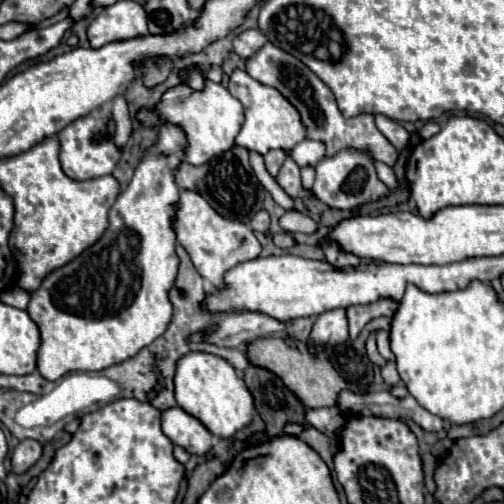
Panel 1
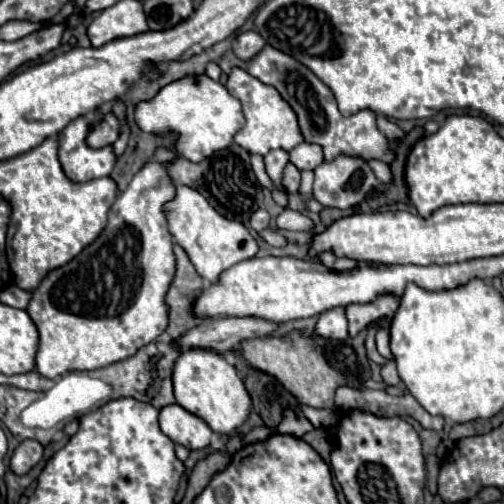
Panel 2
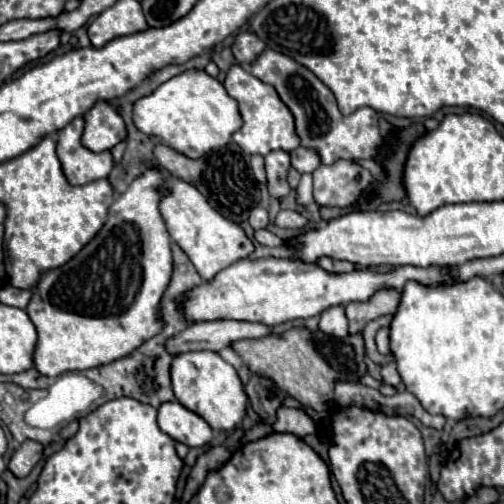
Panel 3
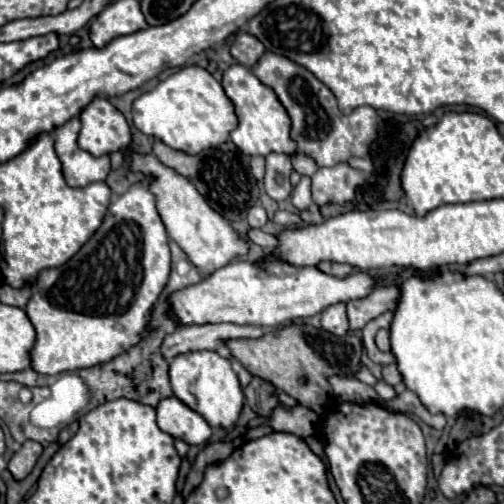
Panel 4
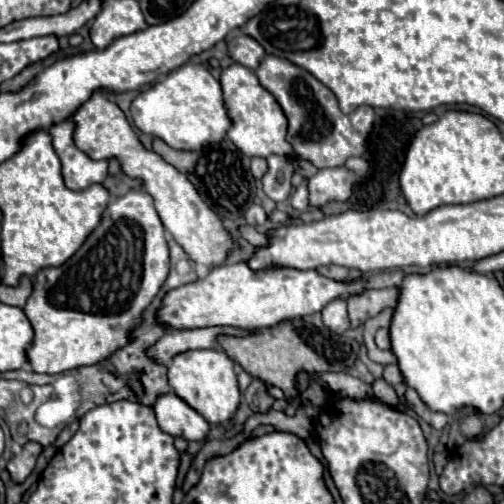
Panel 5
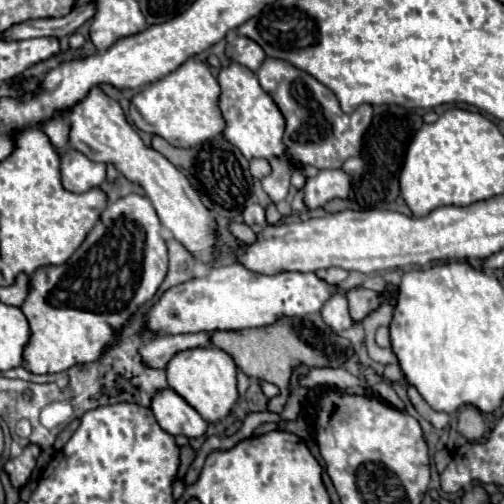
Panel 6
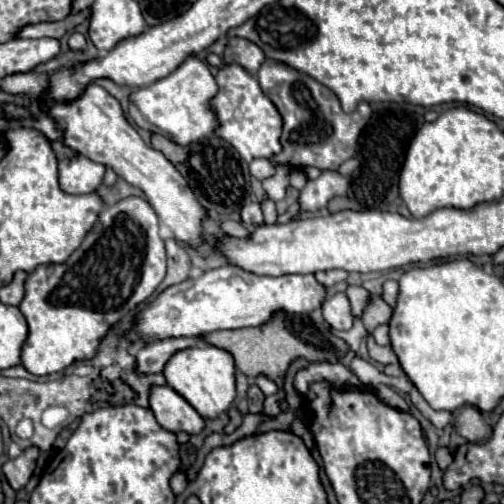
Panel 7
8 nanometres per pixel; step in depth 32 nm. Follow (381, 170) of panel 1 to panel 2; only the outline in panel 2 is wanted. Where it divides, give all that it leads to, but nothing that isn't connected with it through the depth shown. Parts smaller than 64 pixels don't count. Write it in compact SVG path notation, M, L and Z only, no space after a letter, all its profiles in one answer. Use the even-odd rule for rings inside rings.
M368 160L368 164L370 164L370 168L372 168L375 176L381 181L383 184L389 184L392 181L392 174L389 166L378 160Z

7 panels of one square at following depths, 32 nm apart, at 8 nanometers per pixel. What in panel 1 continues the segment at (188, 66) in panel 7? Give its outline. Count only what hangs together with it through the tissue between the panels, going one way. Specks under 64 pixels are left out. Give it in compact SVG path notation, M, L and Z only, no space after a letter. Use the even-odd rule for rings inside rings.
M204 80L202 90L194 90L186 82L168 88L152 108L140 108L136 118L144 128L160 128L160 124L176 124L186 134L184 160L190 164L204 164L212 156L226 152L234 146L234 138L244 124L240 100L236 100L222 84Z

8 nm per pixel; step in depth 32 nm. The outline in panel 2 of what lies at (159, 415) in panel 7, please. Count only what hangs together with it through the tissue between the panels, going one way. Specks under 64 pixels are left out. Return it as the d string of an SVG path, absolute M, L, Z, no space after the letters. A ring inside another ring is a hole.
M168 404L160 408L160 430L188 450L206 448L212 438L208 424L196 414L184 410L180 404Z

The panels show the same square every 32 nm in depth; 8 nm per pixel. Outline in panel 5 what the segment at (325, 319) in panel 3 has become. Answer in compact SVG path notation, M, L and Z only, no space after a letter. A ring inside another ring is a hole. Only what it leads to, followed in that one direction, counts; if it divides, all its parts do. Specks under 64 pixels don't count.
M332 300L332 304L326 304L322 310L322 322L326 328L330 328L336 334L342 334L350 328L350 318L346 314L346 302L344 300Z

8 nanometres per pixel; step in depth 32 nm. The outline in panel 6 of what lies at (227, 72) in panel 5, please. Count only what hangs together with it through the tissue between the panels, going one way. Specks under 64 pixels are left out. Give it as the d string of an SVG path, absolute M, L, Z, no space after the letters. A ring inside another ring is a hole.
M232 62L230 66L222 68L218 74L218 84L220 84L220 98L218 98L218 108L224 116L224 132L222 136L232 142L246 160L252 158L272 158L280 156L284 152L282 144L282 134L284 134L284 116L274 104L274 100L260 90L258 78L254 72L244 68L242 64Z

